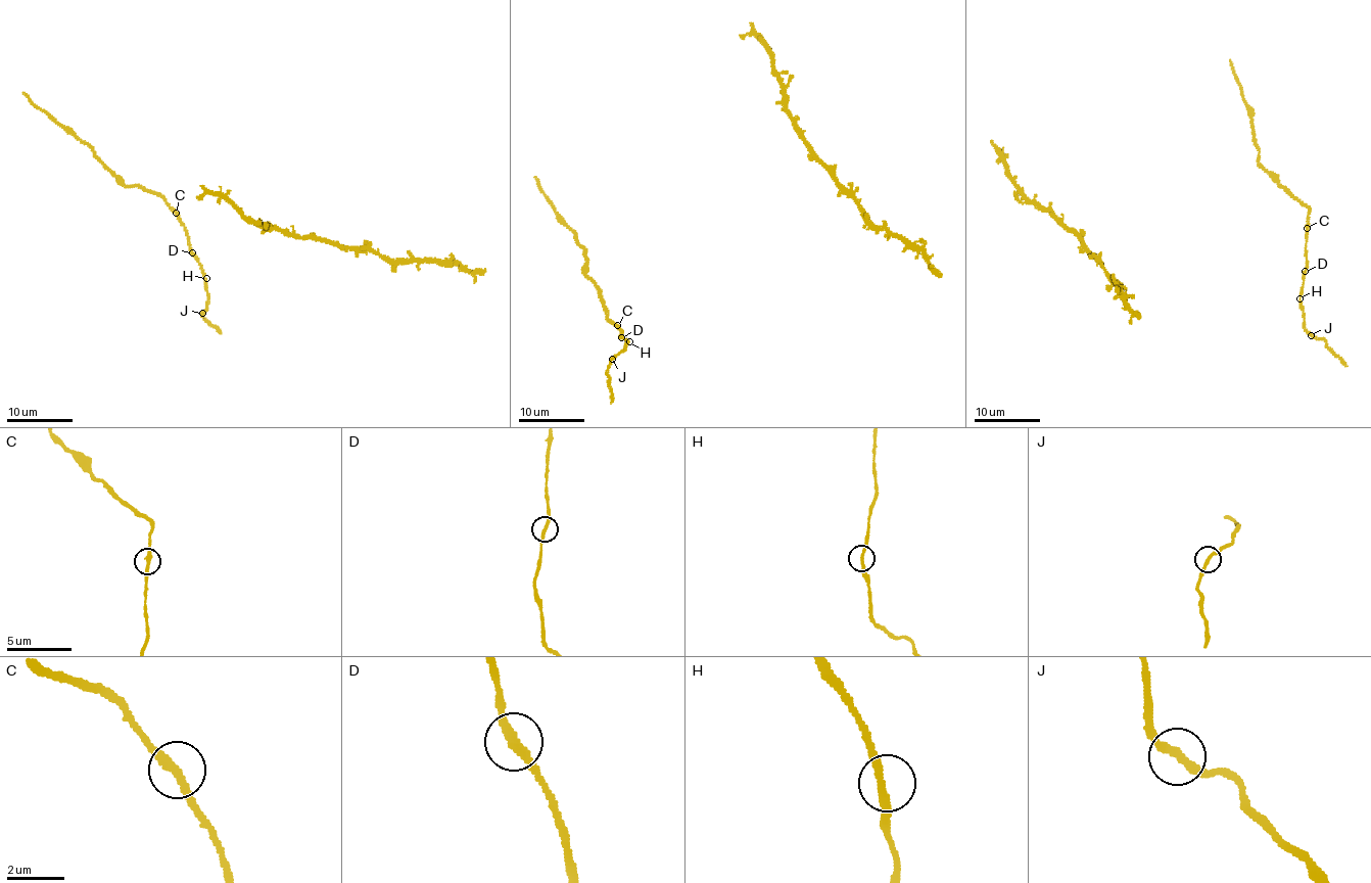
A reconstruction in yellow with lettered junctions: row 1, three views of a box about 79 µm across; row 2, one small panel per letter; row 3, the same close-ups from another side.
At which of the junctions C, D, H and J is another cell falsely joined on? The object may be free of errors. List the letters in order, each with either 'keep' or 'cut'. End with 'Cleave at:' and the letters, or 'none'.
C: keep
D: keep
H: keep
J: keep
Cleave at: none

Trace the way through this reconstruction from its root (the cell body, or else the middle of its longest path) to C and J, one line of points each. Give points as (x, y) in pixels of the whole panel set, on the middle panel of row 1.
C: (629, 341), (620, 336), (623, 331), (617, 325)
J: (629, 341), (612, 359)

